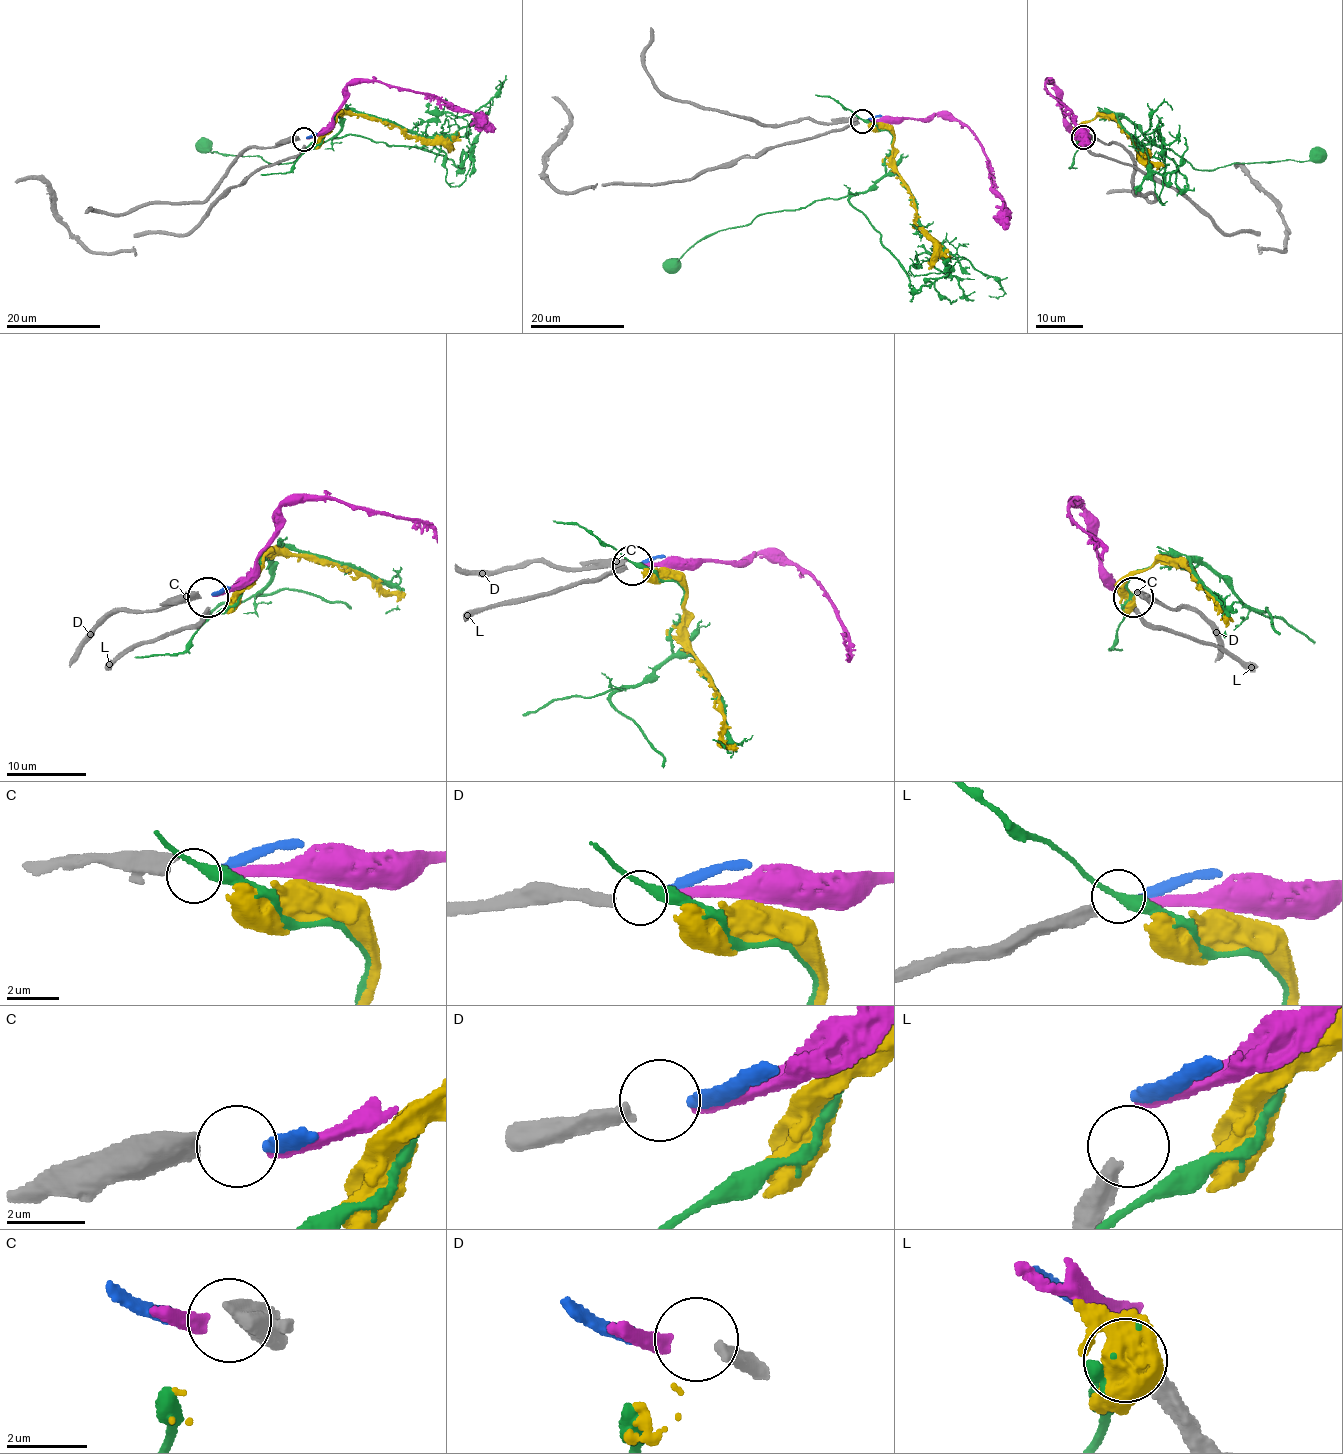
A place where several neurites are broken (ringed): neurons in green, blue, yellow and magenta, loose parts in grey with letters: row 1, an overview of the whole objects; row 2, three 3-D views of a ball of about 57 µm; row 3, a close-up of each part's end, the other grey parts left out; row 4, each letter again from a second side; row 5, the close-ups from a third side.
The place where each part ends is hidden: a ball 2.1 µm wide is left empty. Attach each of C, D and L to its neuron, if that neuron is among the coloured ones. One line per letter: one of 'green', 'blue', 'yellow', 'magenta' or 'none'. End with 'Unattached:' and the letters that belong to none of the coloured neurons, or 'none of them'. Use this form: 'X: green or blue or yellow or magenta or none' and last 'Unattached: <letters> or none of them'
C: blue
D: magenta
L: none
Unattached: L

